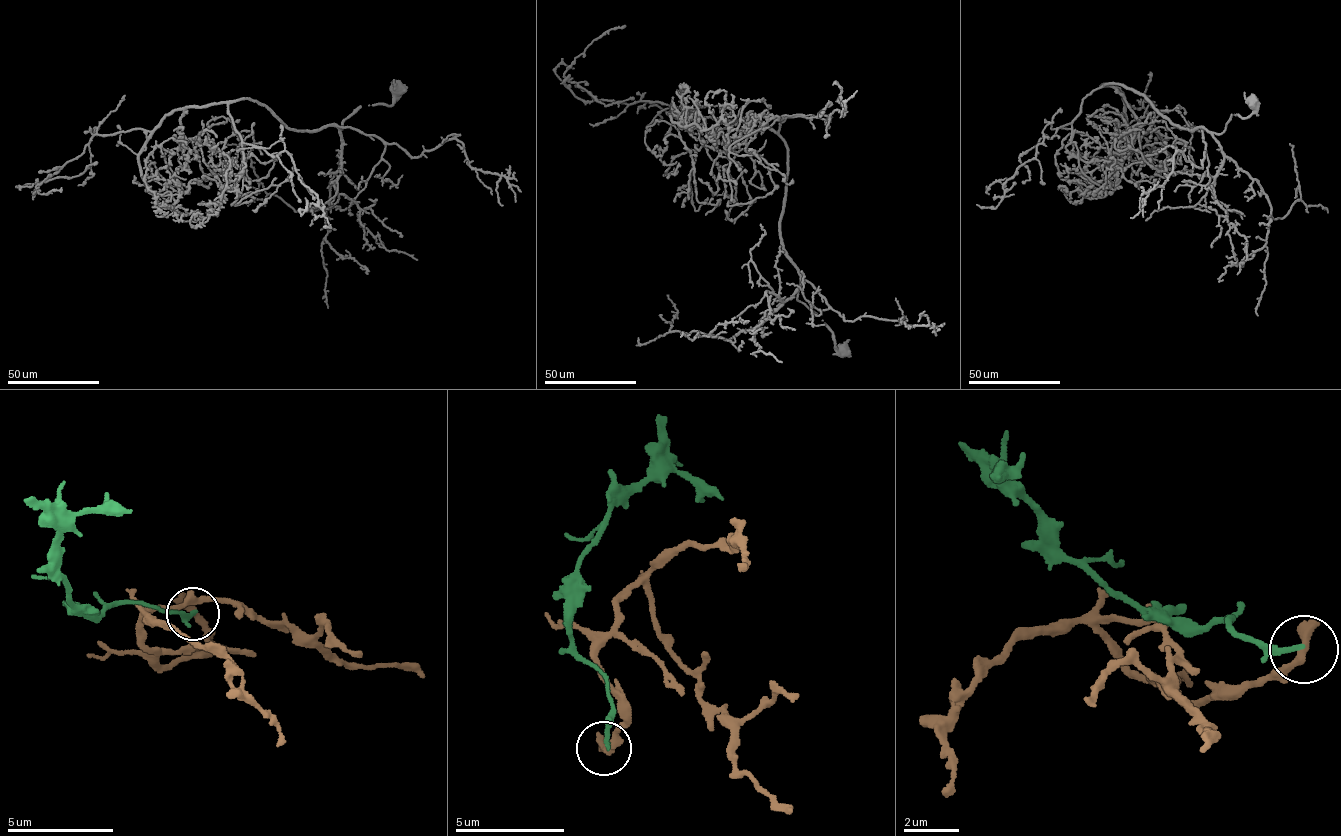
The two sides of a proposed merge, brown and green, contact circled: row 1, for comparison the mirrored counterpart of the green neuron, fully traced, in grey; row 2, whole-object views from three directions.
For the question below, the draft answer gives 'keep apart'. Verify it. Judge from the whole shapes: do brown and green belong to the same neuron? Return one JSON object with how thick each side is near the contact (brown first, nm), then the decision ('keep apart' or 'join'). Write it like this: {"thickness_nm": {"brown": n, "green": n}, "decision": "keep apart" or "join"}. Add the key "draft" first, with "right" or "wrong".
{"draft": "right", "thickness_nm": {"brown": 480, "green": 200}, "decision": "keep apart"}

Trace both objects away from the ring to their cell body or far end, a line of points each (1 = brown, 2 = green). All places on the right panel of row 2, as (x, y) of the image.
1: (1301, 651), (1241, 694), (1177, 701), (1100, 631), (1112, 619), (1164, 620), (1176, 654), (1166, 655), (1204, 749)
2: (1301, 651), (1244, 641), (1226, 620), (1159, 623), (1117, 600), (1059, 544), (1059, 524), (991, 475), (999, 478)

